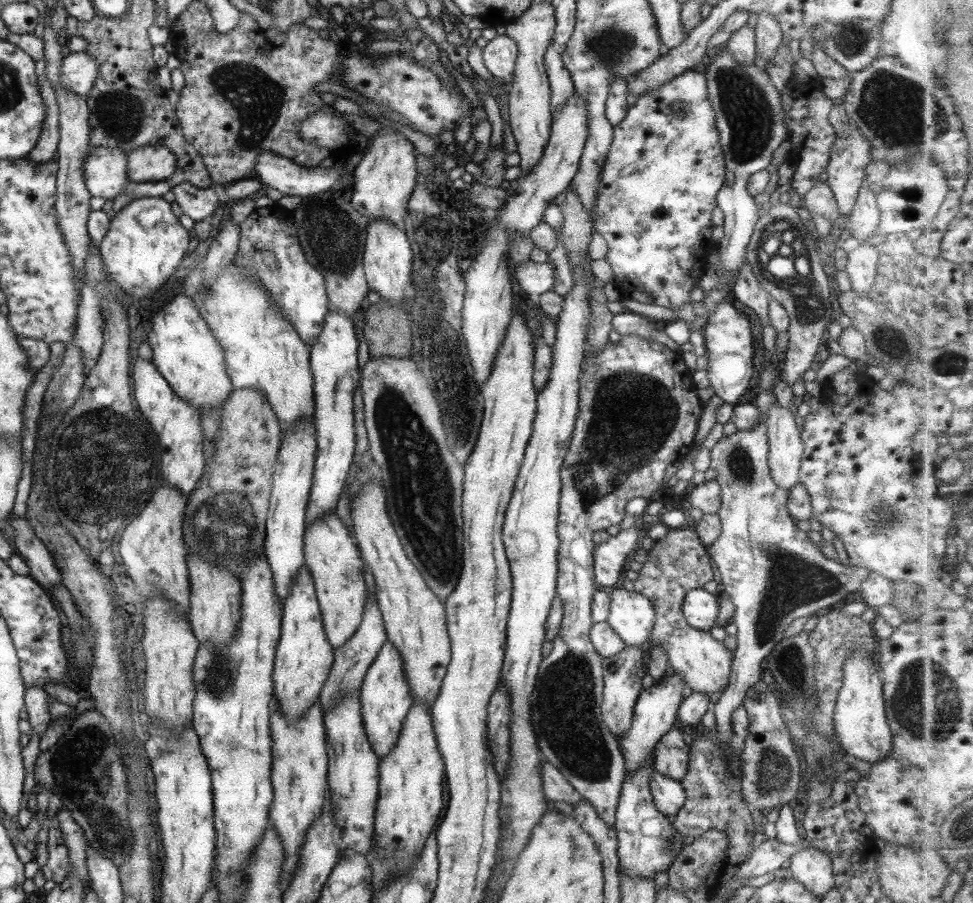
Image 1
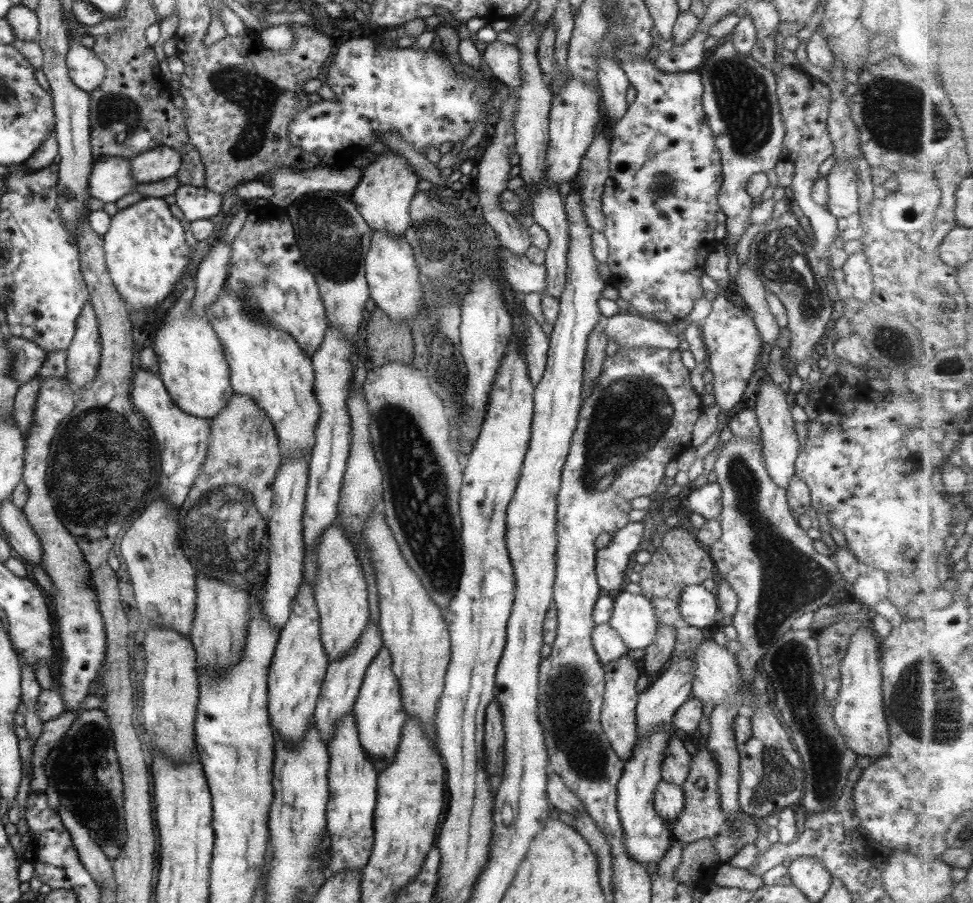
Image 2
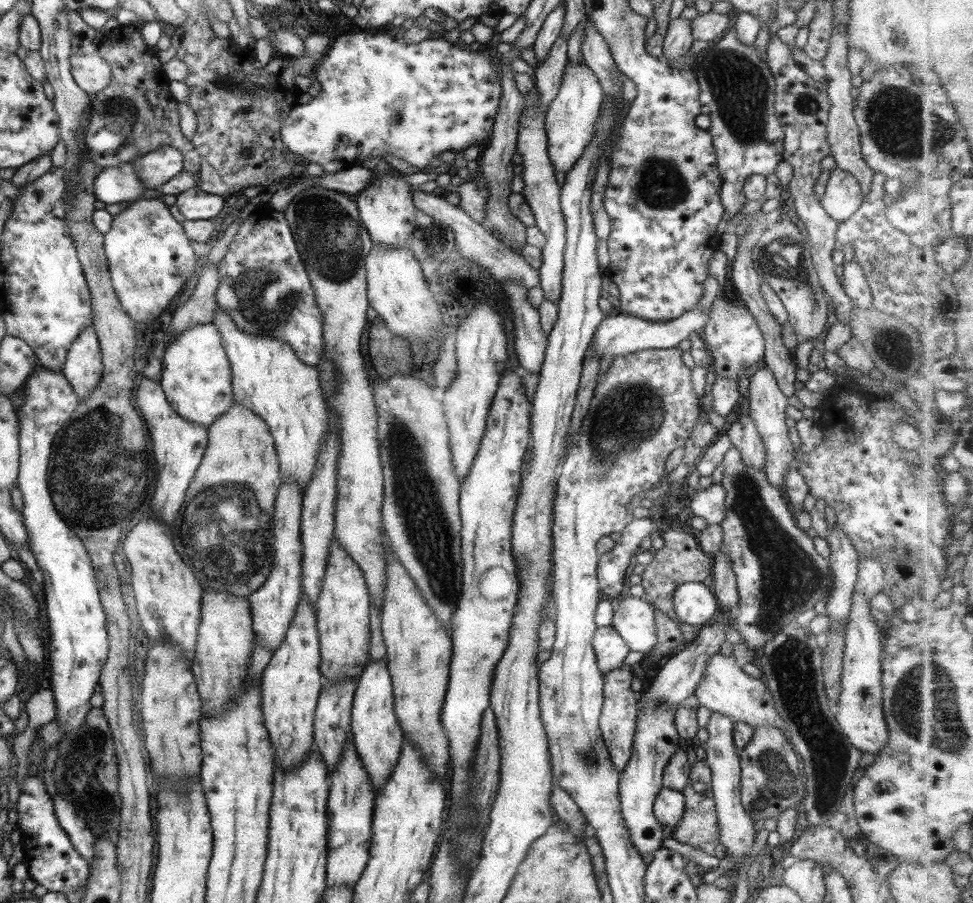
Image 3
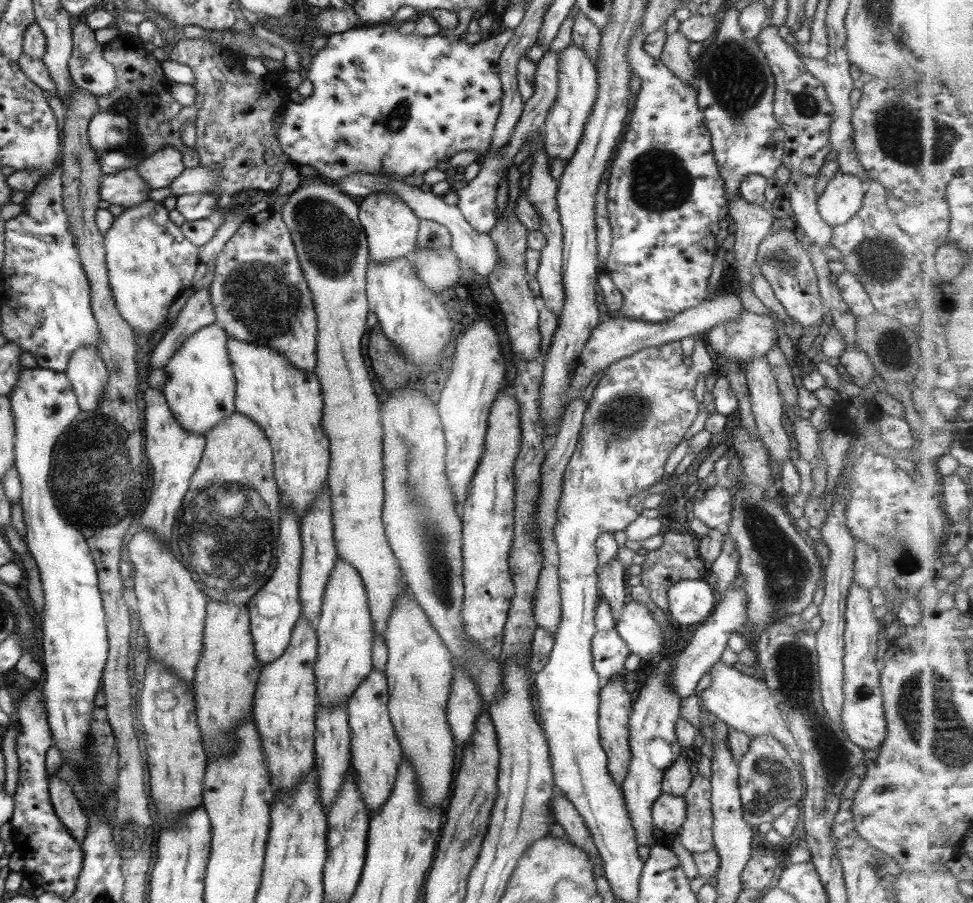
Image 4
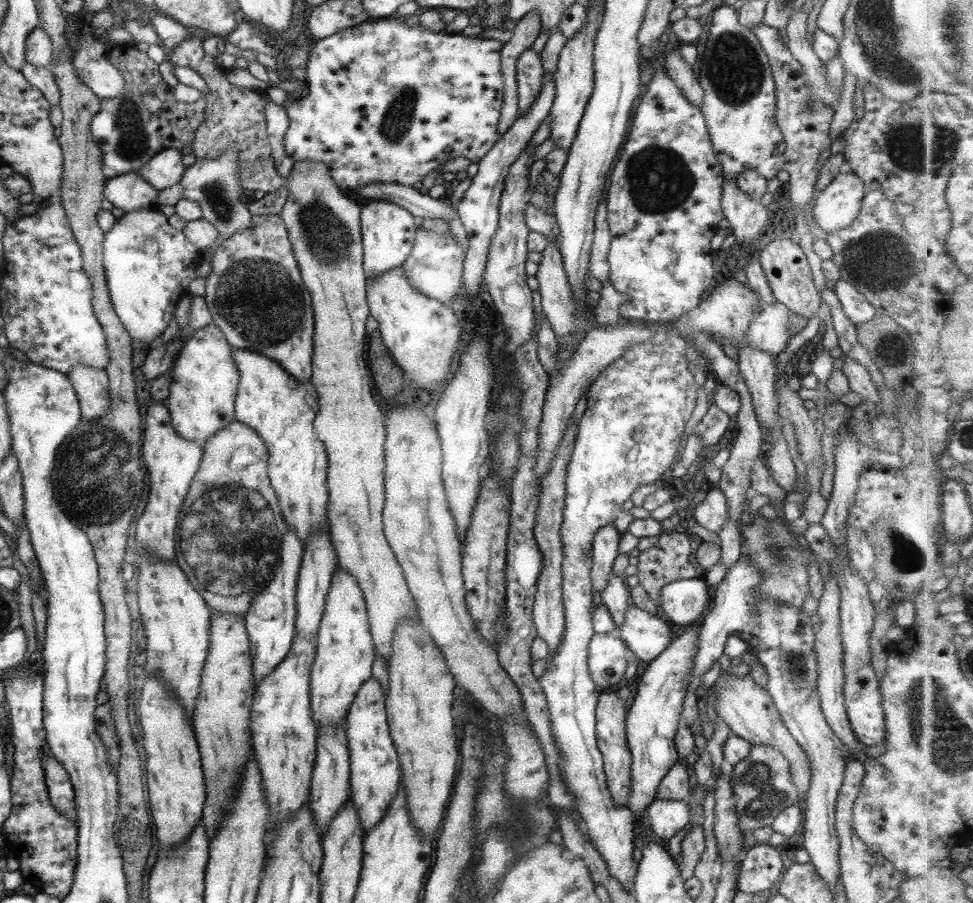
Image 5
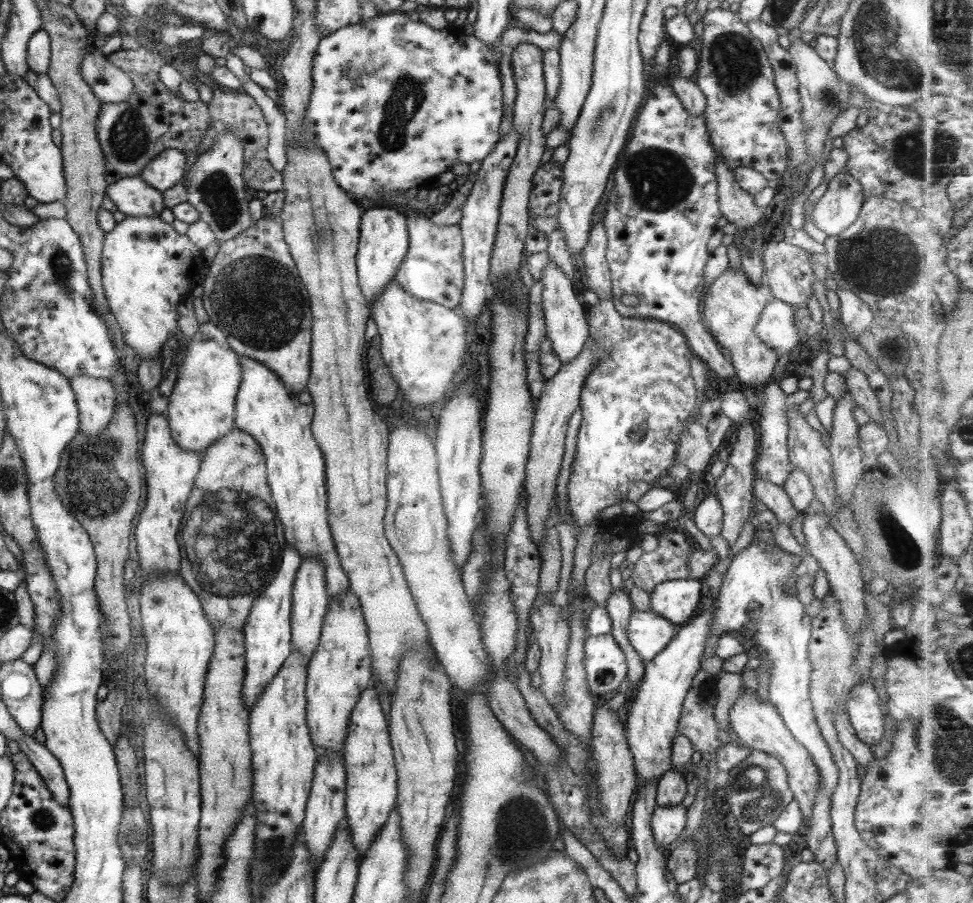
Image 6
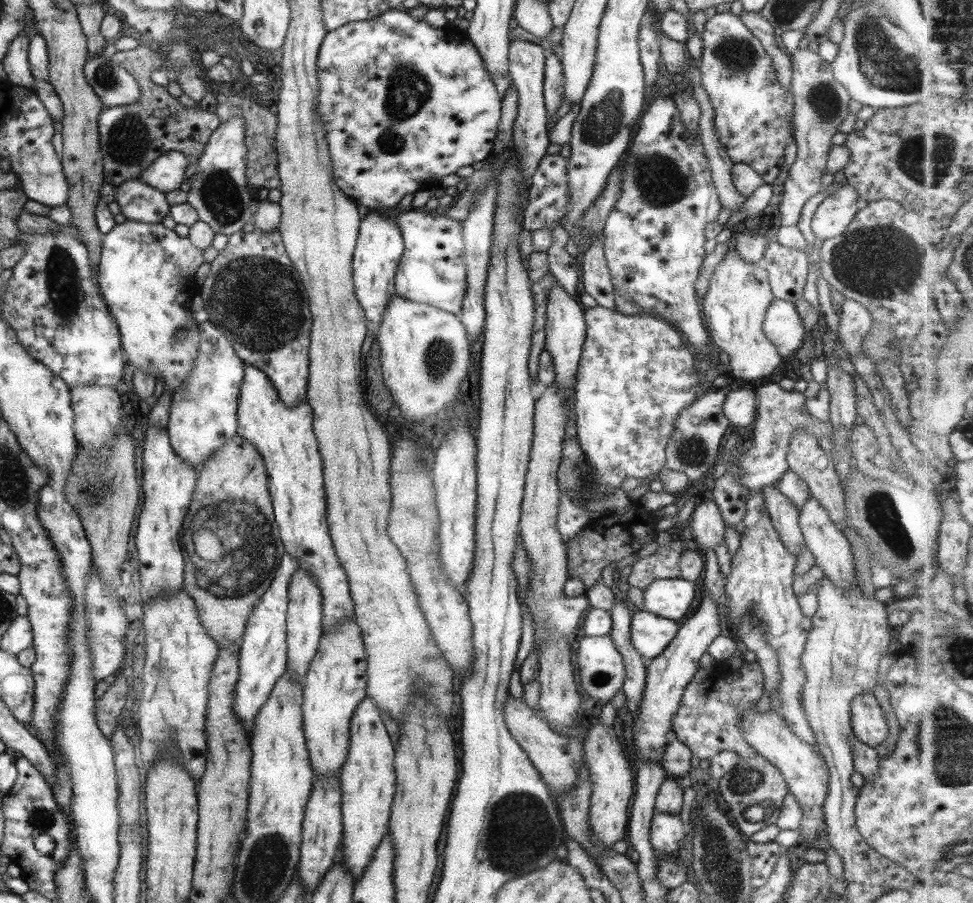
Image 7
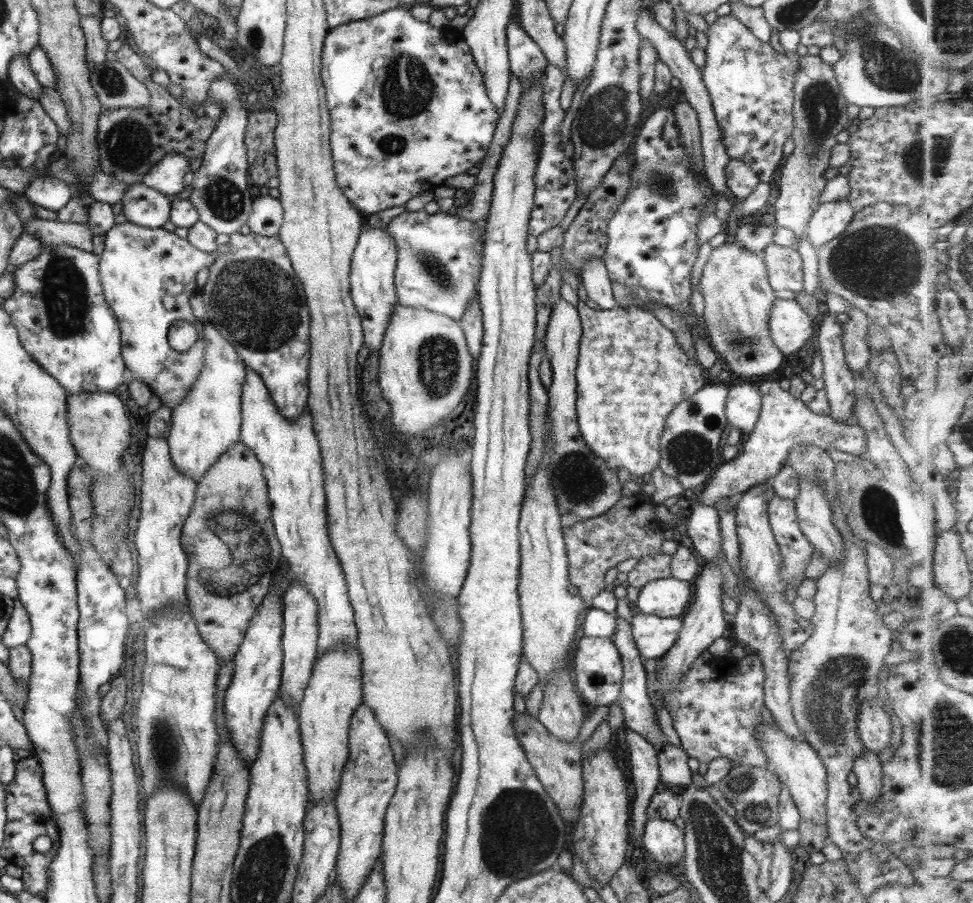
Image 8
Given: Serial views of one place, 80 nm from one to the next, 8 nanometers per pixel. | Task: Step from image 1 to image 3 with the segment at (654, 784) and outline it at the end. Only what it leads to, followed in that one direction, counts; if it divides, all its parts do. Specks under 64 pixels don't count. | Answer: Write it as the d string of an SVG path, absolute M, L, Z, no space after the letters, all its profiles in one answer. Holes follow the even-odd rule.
M662 787L655 797L652 813L659 825L670 832L684 813L684 796L680 792Z

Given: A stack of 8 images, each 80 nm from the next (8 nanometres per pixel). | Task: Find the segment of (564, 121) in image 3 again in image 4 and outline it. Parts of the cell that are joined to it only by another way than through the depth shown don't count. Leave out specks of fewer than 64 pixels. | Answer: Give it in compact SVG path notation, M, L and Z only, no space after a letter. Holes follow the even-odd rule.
M571 44L559 52L556 69L557 96L549 107L545 122L542 122L541 130L545 139L543 142L545 154L566 161L577 150L581 131L597 94L597 77L596 69L587 56L586 50Z

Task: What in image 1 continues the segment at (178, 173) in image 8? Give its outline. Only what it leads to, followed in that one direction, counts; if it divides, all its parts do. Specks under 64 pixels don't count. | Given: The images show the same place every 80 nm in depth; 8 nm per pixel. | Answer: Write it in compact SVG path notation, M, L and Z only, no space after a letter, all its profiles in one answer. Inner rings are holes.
M161 145L141 146L126 154L126 173L130 182L165 181L175 172L175 156Z

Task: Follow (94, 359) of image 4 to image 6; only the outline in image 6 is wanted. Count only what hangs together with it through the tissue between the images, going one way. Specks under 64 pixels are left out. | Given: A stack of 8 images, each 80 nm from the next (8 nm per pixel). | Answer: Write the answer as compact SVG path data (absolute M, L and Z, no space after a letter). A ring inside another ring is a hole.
M77 375L69 381L79 413L78 432L83 436L98 436L113 417L115 390L109 381L85 375Z

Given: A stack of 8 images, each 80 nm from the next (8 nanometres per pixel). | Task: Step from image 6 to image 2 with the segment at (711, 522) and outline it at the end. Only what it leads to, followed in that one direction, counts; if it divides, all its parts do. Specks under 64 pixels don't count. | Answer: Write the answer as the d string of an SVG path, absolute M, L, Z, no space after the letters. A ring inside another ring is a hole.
M716 482L705 483L688 496L689 514L695 513L706 520L719 520L721 513L721 490Z

